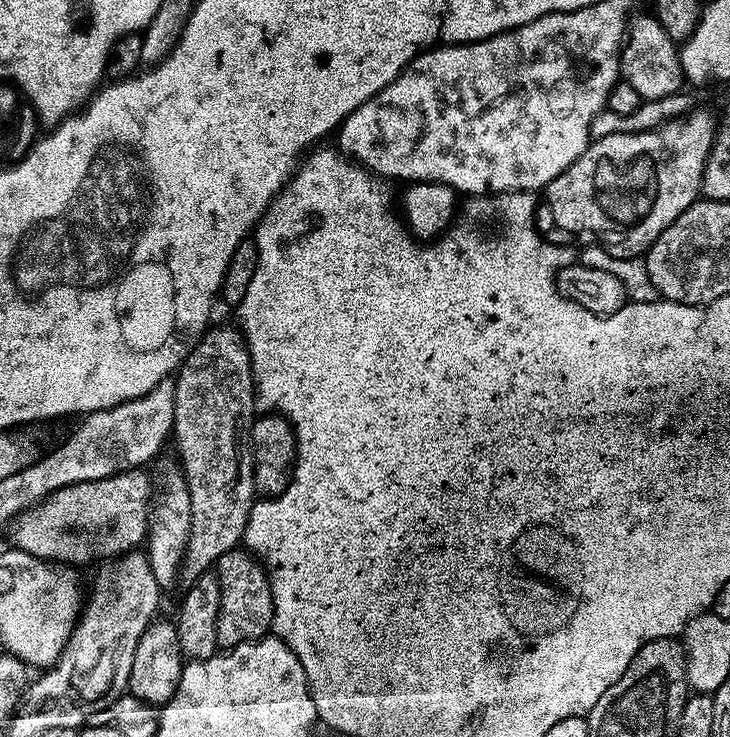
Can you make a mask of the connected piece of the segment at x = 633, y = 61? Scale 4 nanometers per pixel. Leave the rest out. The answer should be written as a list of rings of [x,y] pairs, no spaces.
[[[651,14],[633,15],[626,24],[626,35],[620,48],[620,74],[640,95],[641,101],[657,100],[663,96],[674,96],[685,83],[684,72],[680,68],[678,44],[668,37],[666,30]]]

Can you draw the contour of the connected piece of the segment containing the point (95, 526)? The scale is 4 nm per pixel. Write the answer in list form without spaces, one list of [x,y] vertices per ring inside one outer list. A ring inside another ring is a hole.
[[[143,467],[115,472],[112,476],[90,482],[62,486],[49,496],[31,504],[14,517],[6,535],[12,539],[13,549],[38,556],[45,562],[68,560],[72,548],[88,552],[92,539],[101,532],[112,548],[132,550],[145,543],[148,534],[148,510],[154,484],[148,481]]]

